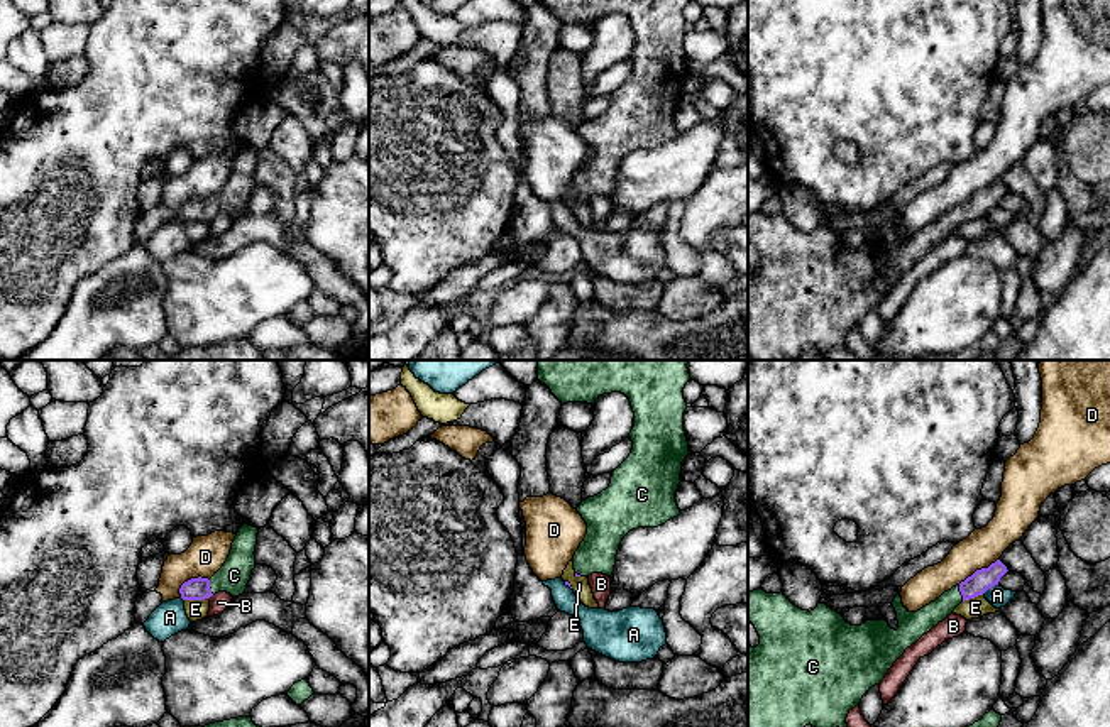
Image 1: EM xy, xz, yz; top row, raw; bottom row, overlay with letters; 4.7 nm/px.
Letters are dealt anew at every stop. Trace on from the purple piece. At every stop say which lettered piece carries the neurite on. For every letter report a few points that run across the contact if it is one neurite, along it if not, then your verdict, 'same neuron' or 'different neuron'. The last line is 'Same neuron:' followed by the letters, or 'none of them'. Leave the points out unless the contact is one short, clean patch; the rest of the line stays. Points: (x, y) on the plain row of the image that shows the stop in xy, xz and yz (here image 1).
A: line yz (997, 205), (982, 215); different neuron
B: line xy (212, 215), (208, 218); different neuron
C: line yz (980, 202), (961, 215), (919, 244); same neuron
D: line xy (208, 200), (188, 200), (180, 210), (180, 218); different neuron
E: line xy (208, 218), (185, 222); different neuron
Same neuron: C

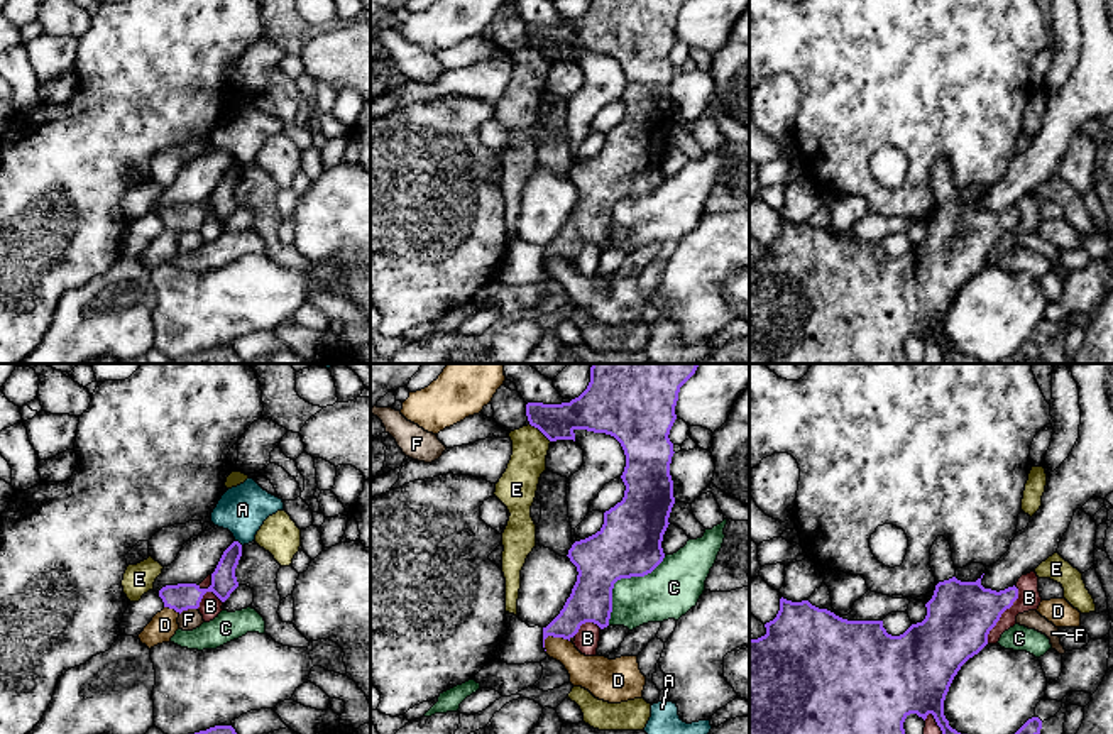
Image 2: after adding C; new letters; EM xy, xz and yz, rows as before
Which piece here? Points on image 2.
A: line xy (235, 161), (242, 166); different neuron
B: different neuron
C: different neuron
D: line xz (569, 262), (548, 257), (543, 268); different neuron
E: line xz (530, 44), (550, 63); different neuron
F: line xy (197, 229), (188, 229), (180, 235); different neuron
Same neuron: none of them

